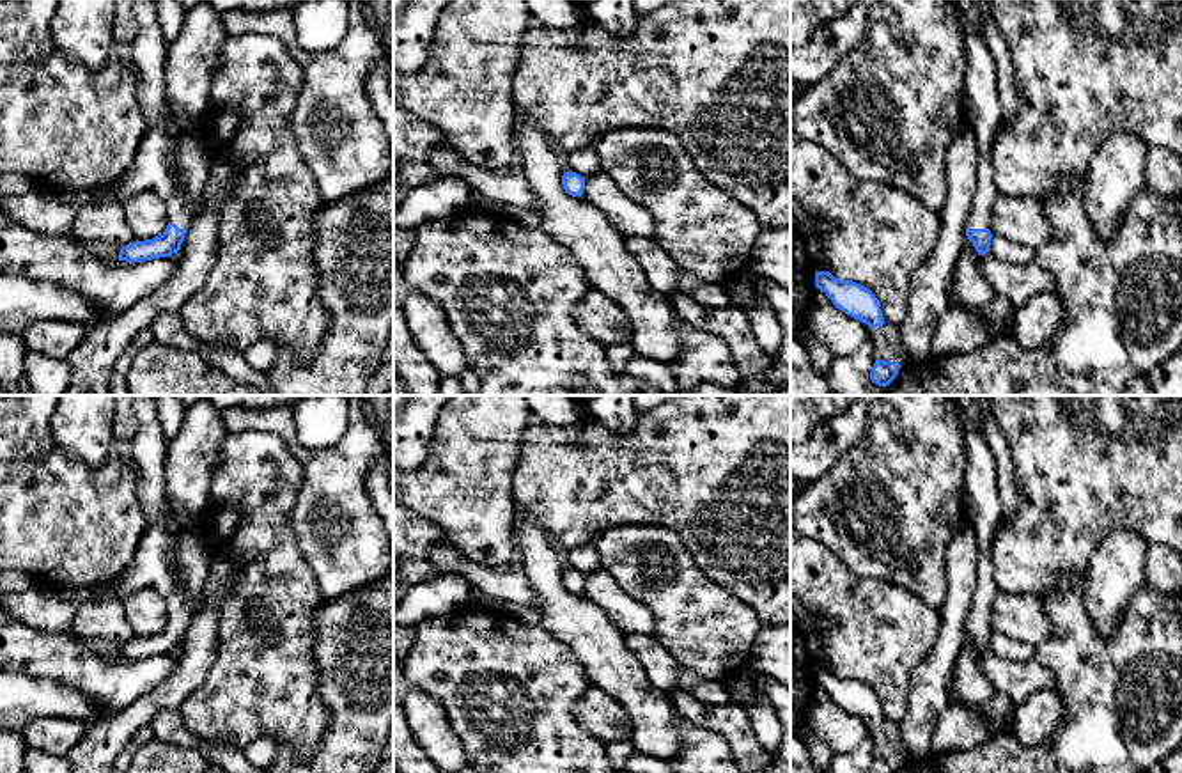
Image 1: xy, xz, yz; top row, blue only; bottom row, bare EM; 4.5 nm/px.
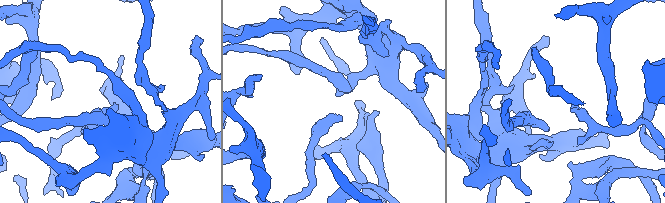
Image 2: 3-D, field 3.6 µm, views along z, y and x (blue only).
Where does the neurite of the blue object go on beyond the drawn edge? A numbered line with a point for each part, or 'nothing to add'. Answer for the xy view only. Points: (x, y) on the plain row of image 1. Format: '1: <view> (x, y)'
1: xy (195, 451)

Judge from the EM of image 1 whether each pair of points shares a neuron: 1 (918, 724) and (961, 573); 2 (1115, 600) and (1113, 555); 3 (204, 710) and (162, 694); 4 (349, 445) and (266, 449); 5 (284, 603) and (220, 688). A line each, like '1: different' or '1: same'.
1: same
2: same
3: different
4: different
5: same

